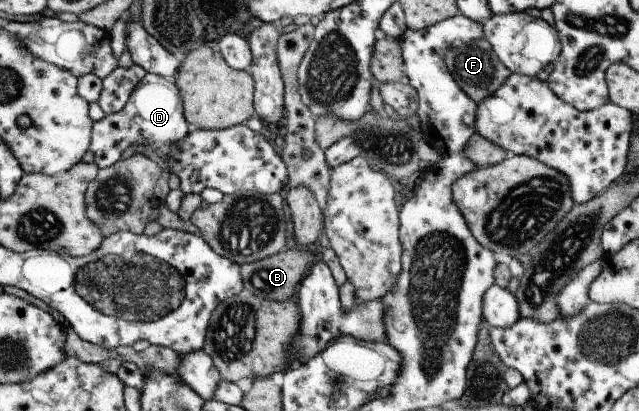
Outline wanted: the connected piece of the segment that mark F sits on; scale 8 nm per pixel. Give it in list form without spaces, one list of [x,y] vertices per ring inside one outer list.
[[[485,38],[450,45],[445,54],[445,65],[456,84],[476,104],[482,102],[484,98],[492,96],[511,75],[511,72],[502,64],[492,45]]]

